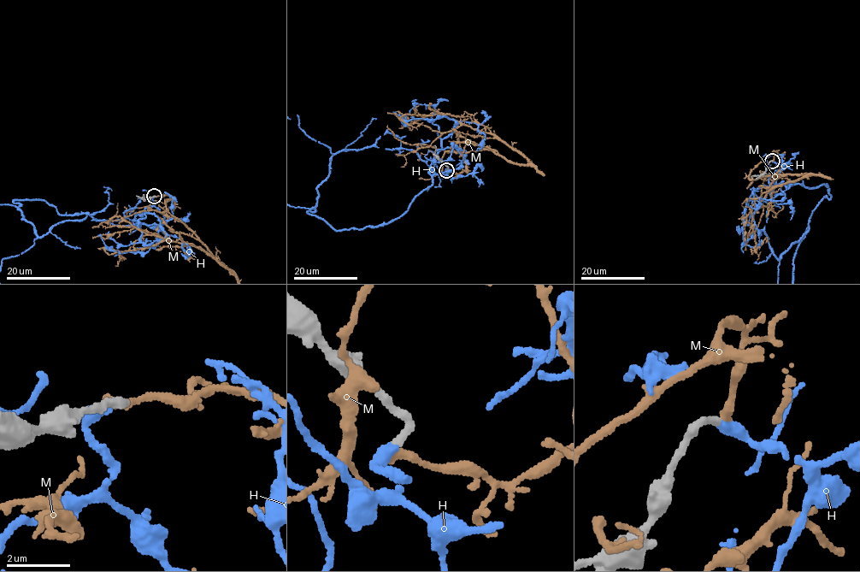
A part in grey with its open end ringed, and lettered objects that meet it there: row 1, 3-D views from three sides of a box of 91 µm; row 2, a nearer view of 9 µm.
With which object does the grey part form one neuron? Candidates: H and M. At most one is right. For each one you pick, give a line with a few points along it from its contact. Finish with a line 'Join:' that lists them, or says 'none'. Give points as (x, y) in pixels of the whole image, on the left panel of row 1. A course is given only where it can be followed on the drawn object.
Join: H

